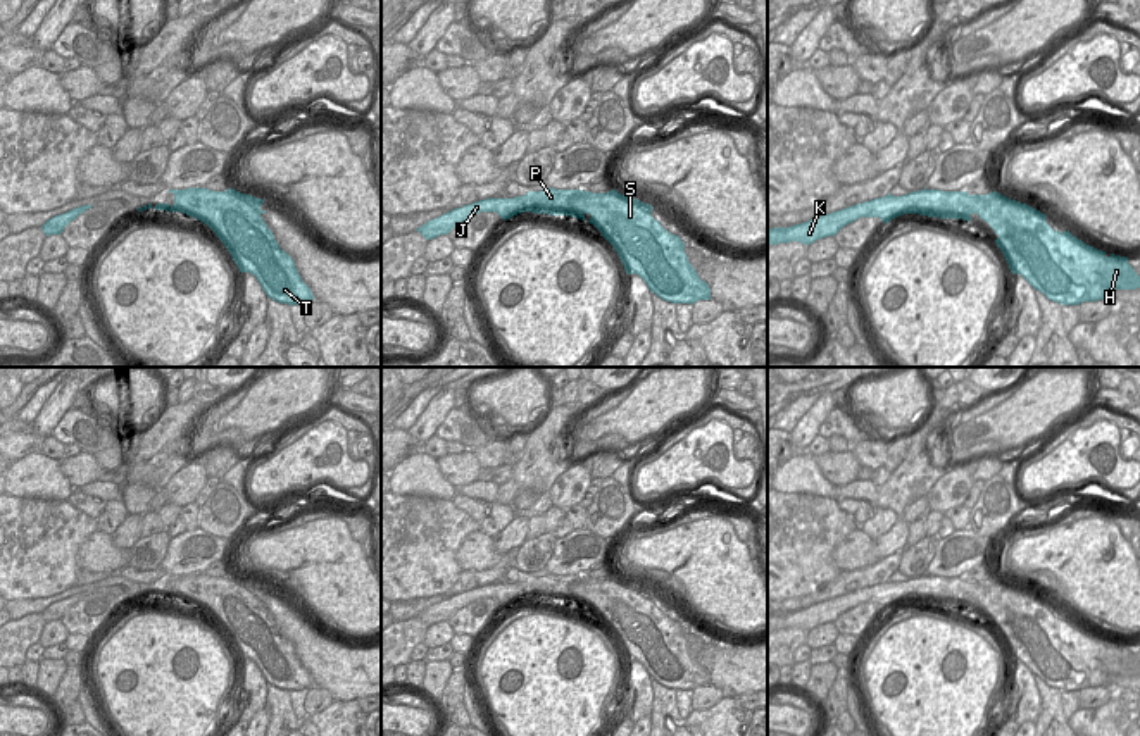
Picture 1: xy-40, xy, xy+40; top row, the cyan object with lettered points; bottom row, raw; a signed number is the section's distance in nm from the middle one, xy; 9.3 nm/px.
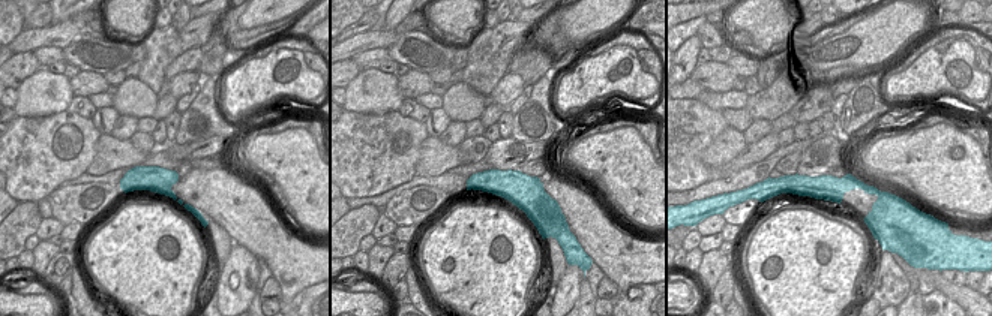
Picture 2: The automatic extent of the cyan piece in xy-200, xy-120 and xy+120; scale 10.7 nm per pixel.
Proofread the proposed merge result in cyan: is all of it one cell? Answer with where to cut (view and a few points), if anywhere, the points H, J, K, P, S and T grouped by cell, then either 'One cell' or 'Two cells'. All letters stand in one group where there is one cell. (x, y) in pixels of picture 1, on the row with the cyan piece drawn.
Split along xy+40 (895, 197), (909, 197), (913, 200), (911, 212). Groups: H P S T / J K. Two cells.

